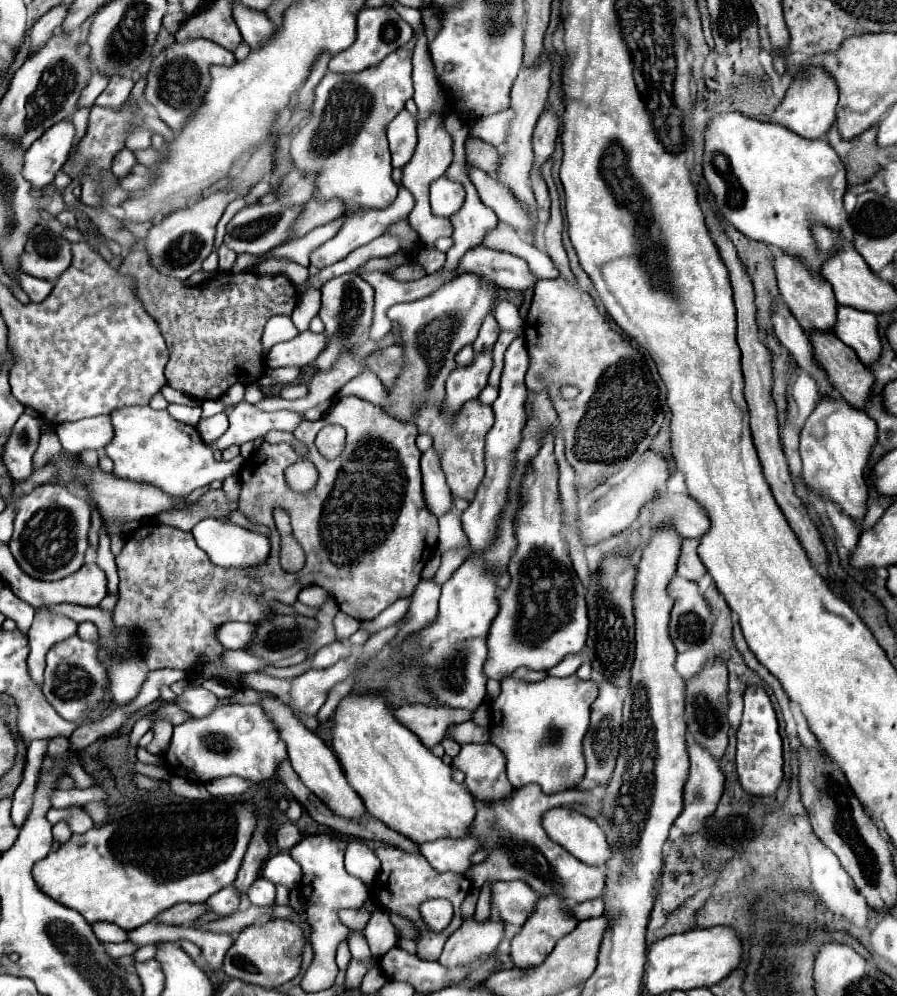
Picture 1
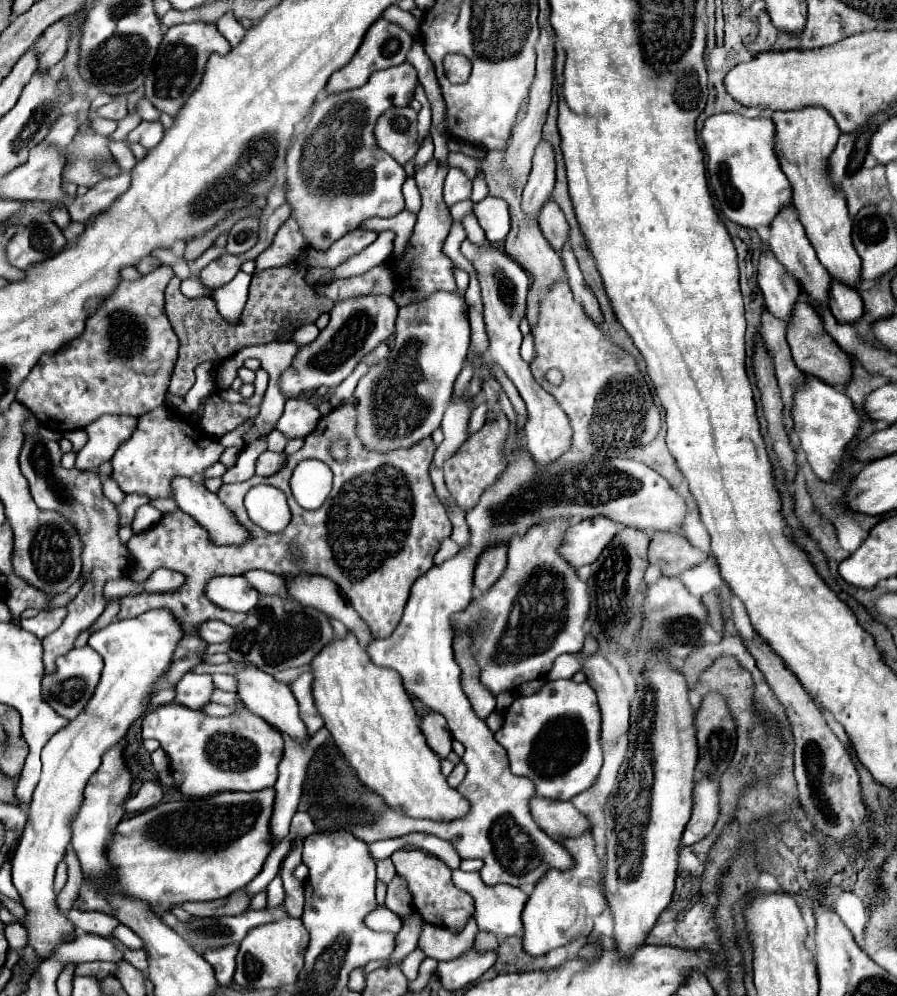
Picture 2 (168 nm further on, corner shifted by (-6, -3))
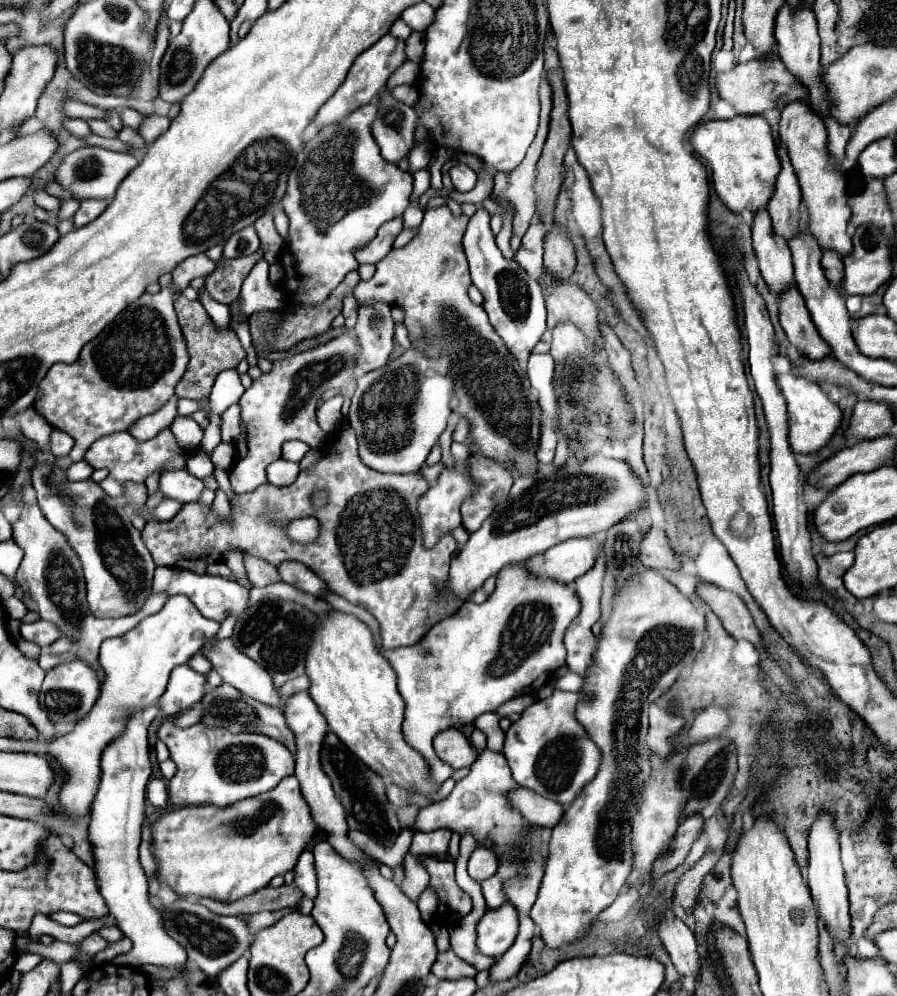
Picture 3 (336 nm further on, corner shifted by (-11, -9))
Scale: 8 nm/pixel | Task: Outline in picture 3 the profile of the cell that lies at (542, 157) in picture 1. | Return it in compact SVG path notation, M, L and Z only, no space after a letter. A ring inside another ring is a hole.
M534 217L528 233L522 239L522 245L518 249L518 253L514 255L514 261L532 277L532 279L540 279L542 275L542 253L544 253L544 225L540 225L540 219Z

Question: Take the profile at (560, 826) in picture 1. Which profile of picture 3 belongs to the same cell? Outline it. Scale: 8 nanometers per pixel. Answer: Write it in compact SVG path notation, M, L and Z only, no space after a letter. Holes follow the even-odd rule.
M518 787L506 793L510 805L530 823L530 825L540 825L552 829L556 821L564 815L564 807L556 805L556 801L550 801L548 797L538 795L532 789Z

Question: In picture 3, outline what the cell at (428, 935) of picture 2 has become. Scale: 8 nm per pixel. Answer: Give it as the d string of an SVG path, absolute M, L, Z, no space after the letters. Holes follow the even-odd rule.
M449 949L438 955L436 963L432 965L432 973L438 979L462 979L462 977L474 977L478 971Z

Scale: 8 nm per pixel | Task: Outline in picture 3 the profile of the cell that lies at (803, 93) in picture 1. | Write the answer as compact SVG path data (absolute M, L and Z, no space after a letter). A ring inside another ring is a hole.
M792 101L782 109L780 119L780 139L784 145L788 145L788 155L794 165L794 171L800 179L802 187L802 201L808 209L808 229L814 233L822 249L836 249L840 257L848 253L848 245L852 245L852 239L846 231L848 227L848 203L846 203L846 185L844 175L838 169L838 165L832 163L826 151L826 129L822 119L804 103L804 101Z

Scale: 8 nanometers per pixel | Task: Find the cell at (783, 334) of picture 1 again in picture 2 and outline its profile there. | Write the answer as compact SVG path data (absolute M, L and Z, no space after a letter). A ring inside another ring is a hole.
M769 251L763 259L759 259L757 281L763 291L767 311L789 323L793 317L793 307L799 299L799 287L795 287L793 279L787 279L787 271L783 271L783 265L779 265Z

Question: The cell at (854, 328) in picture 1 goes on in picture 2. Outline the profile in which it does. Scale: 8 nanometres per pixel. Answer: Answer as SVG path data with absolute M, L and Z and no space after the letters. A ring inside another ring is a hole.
M831 281L831 313L839 323L855 325L863 317L865 307L855 289Z

